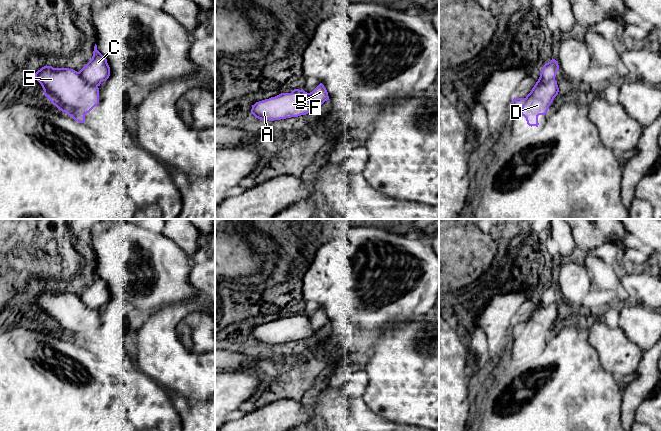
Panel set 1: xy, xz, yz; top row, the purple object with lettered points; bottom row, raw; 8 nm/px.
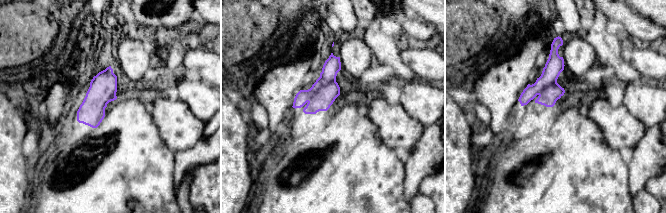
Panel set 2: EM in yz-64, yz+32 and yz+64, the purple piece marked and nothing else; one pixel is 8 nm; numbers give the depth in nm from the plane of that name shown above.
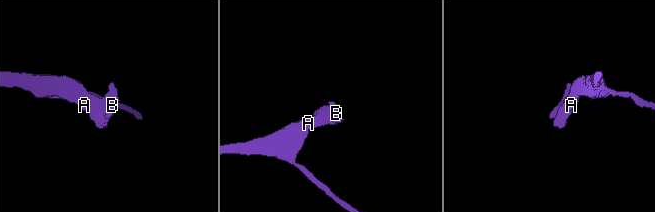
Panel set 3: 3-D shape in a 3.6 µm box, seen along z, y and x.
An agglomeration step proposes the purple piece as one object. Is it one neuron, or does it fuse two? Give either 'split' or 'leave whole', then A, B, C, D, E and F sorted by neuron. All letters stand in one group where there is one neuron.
leave whole | A B C D E F

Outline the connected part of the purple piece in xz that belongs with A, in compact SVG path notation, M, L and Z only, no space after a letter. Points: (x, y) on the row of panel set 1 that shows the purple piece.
M320 83L312 92L294 89L291 93L281 93L275 97L256 102L251 113L261 120L281 120L310 113L329 100L328 92Z

